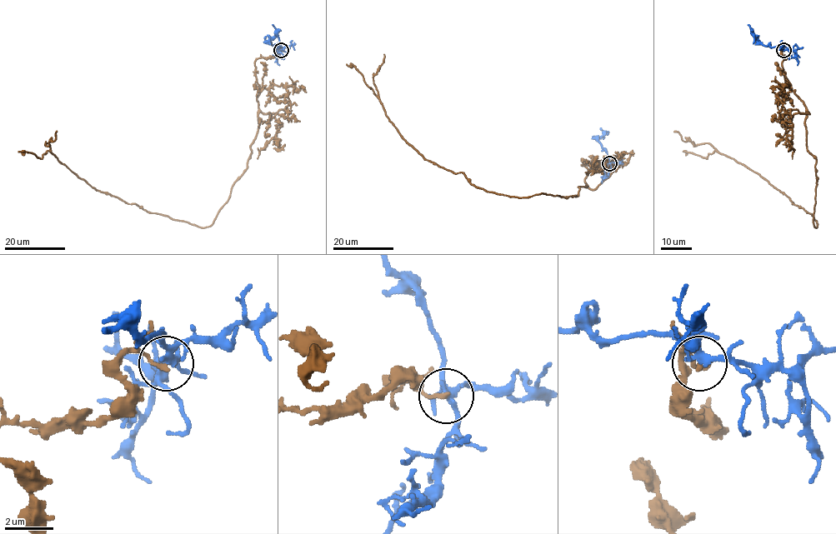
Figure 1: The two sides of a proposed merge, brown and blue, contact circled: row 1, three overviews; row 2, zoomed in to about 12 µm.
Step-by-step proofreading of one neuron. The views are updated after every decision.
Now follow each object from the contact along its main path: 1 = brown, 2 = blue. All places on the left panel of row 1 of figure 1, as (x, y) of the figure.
1: (282, 50), (255, 62), (257, 134), (246, 171), (209, 227), (97, 191), (44, 145), (56, 131)
2: (282, 50), (281, 47), (270, 42), (276, 35), (272, 24)

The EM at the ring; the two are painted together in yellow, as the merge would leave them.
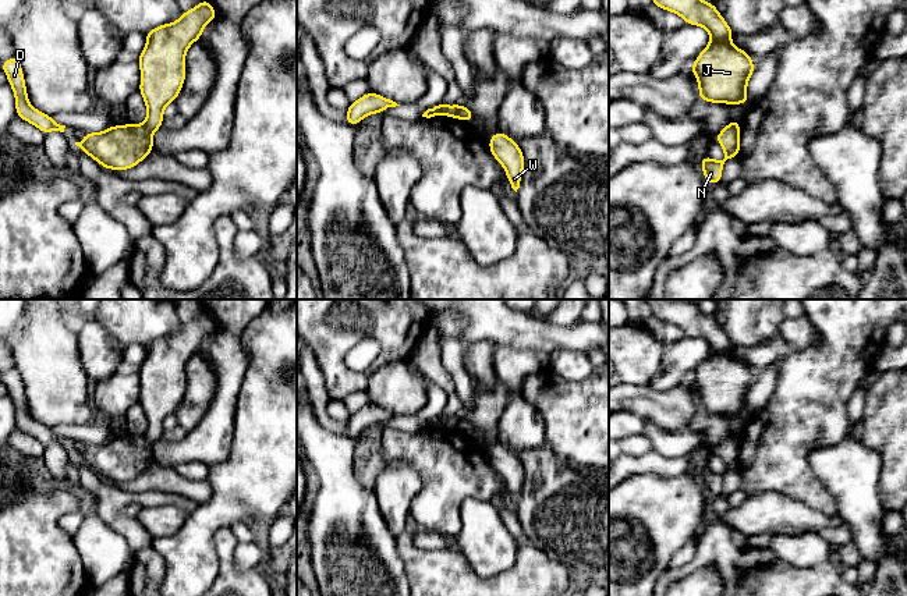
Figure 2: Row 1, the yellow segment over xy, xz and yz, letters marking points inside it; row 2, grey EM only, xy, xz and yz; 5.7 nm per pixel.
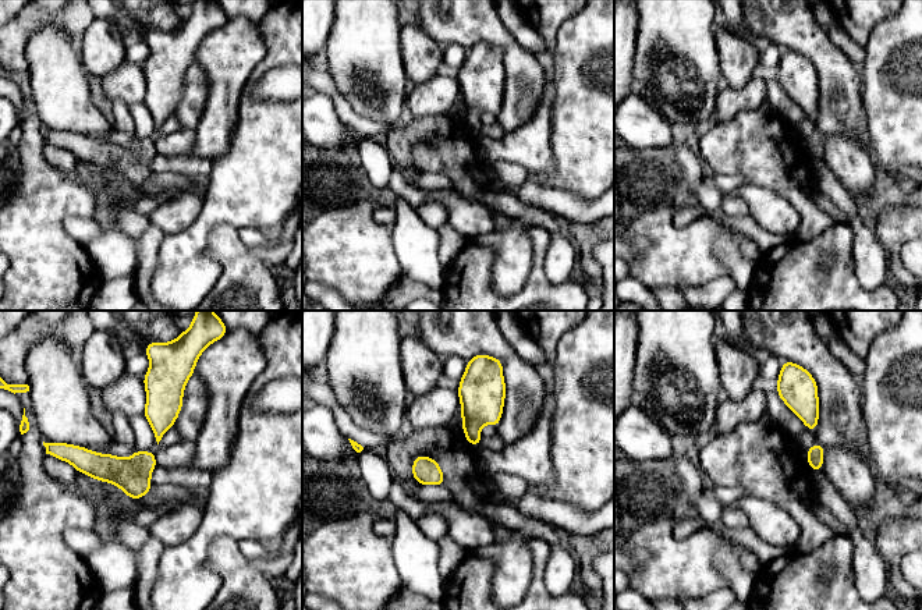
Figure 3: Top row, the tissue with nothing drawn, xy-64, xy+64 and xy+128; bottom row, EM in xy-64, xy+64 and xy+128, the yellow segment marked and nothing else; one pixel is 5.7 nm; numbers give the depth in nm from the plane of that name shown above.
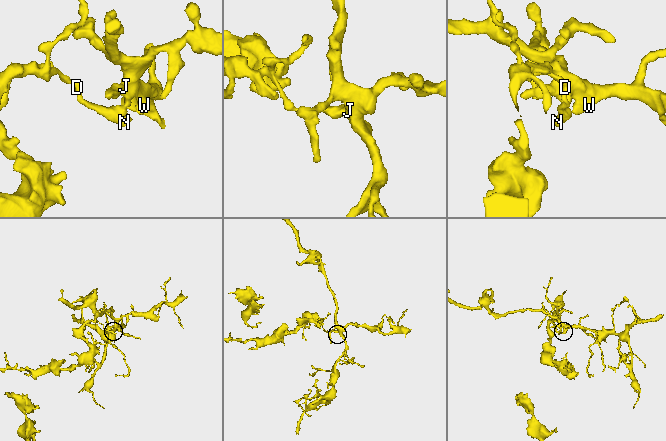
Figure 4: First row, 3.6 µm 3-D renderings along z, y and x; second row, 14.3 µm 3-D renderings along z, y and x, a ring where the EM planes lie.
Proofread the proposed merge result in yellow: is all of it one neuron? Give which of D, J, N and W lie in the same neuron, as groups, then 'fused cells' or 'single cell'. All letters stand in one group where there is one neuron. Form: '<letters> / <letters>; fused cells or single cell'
D N / J W; fused cells

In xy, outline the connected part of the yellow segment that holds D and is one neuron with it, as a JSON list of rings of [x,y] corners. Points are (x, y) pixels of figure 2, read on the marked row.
[[[13,56],[8,60],[1,61],[0,67],[1,71],[7,74],[8,85],[14,91],[17,116],[38,127],[45,135],[52,131],[64,132],[65,125],[57,124],[49,114],[36,110],[28,103],[26,85],[20,60]]]

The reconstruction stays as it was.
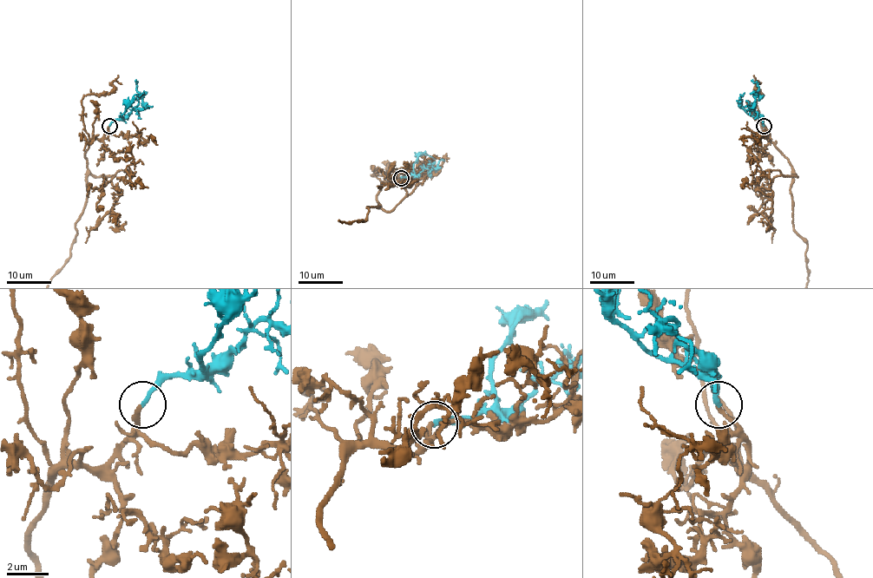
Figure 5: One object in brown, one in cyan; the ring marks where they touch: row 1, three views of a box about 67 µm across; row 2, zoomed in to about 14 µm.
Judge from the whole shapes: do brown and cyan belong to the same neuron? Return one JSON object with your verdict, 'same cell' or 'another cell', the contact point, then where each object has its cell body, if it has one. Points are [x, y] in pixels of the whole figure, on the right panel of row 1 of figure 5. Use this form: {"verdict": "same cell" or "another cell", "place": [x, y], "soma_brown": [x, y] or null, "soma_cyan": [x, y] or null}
{"verdict": "same cell", "place": [764, 126], "soma_brown": null, "soma_cyan": null}

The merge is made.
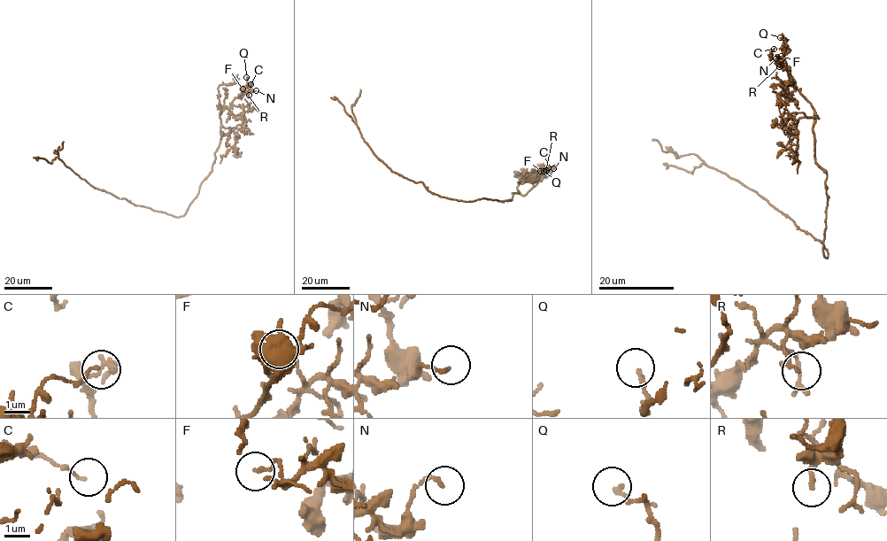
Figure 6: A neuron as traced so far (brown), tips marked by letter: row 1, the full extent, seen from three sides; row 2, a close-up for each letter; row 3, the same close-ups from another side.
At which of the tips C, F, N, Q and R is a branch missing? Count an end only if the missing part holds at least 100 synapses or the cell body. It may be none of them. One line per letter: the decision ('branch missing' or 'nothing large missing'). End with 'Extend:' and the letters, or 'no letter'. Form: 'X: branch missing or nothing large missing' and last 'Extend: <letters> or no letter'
C: nothing large missing
F: nothing large missing
N: nothing large missing
Q: nothing large missing
R: nothing large missing
Extend: no letter

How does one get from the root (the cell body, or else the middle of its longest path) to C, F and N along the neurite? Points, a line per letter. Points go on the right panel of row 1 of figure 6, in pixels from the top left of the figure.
C: (828, 252), (826, 258), (826, 173), (815, 160), (814, 109), (790, 71), (771, 58), (774, 49)
F: (828, 252), (826, 258), (822, 251), (826, 173), (815, 160), (814, 109), (795, 87), (781, 56)
N: (828, 252), (826, 258), (822, 251), (826, 173), (815, 160), (814, 109), (795, 87), (788, 68), (775, 58)

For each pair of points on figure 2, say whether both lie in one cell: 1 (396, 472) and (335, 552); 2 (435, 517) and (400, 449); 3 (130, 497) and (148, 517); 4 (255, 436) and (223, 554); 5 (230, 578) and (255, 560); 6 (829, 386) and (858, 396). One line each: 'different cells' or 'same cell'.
1: different cells
2: same cell
3: different cells
4: different cells
5: different cells
6: different cells

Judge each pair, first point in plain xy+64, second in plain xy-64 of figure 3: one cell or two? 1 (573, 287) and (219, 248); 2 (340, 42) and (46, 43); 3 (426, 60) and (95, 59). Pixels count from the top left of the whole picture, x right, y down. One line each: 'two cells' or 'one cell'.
1: one cell
2: one cell
3: one cell

